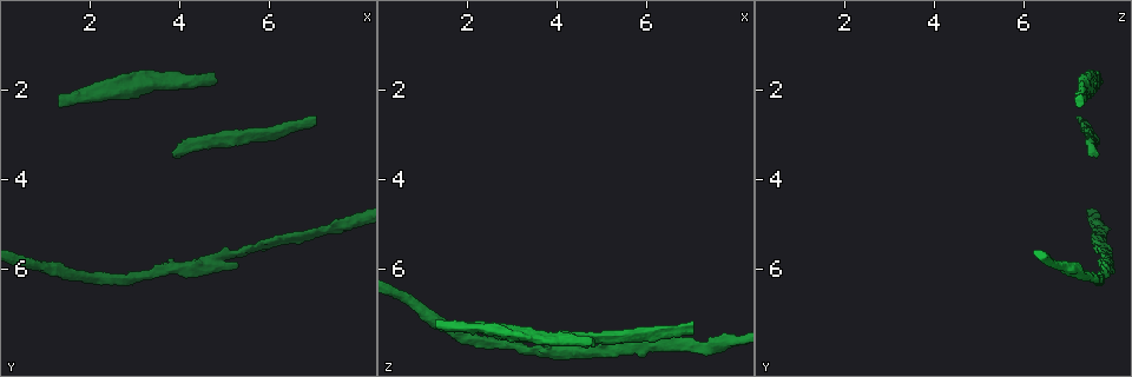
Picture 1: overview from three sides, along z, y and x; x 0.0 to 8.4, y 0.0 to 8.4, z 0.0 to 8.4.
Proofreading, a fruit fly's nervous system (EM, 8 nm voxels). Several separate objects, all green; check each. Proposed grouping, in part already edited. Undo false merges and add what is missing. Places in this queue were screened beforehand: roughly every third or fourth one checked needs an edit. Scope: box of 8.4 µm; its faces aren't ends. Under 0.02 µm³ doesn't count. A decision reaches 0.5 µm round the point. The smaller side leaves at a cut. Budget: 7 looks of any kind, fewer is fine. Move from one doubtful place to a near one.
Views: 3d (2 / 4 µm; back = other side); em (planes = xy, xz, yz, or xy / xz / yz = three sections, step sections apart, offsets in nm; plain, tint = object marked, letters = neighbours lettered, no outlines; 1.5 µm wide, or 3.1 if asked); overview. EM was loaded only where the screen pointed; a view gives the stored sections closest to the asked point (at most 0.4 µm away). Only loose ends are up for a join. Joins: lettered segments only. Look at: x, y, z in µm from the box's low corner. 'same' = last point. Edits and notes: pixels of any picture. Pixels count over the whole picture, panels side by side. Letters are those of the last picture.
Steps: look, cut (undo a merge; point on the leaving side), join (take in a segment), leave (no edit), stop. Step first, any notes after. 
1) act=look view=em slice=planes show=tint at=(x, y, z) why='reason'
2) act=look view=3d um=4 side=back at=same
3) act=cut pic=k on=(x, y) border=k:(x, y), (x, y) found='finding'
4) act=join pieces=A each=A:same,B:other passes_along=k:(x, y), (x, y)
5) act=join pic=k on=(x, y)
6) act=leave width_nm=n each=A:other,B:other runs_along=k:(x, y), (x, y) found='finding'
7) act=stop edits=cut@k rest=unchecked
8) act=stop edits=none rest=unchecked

act=look view=3d um=4 at=(4.80, 1.85, 7.70) why='branch stops here'

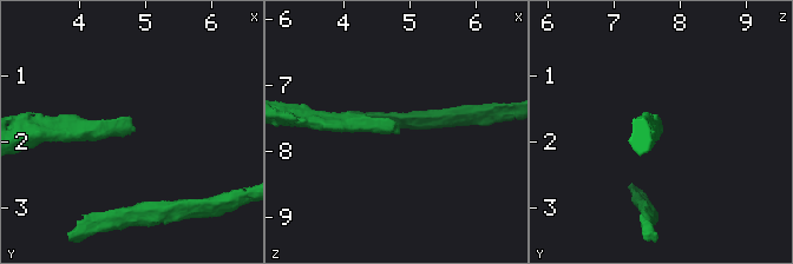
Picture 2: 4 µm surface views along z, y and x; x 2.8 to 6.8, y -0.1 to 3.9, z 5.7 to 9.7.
act=look view=em slice=planes show=letters at=(4.80, 1.85, 7.75) why='now the EM'

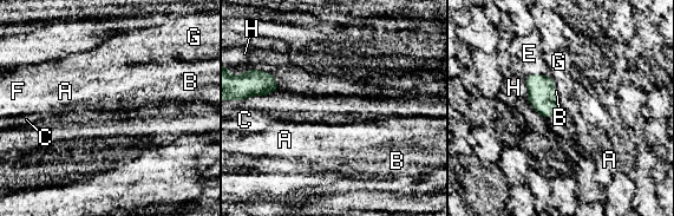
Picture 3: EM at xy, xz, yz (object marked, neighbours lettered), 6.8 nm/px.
act=leave width_nm=160 each=A:other,B:other,C:other,E:other,F:other,G:other,H:other found='none of them fits'

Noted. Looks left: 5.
act=look view=em slice=yz step=8 show=letters at=(1.30, 2.40, 7.15) why='an open end'

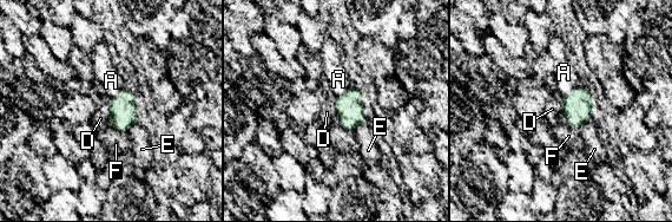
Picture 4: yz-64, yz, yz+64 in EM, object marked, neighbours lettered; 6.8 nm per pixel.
act=look view=em slice=planes show=letters at=same why='another direction'

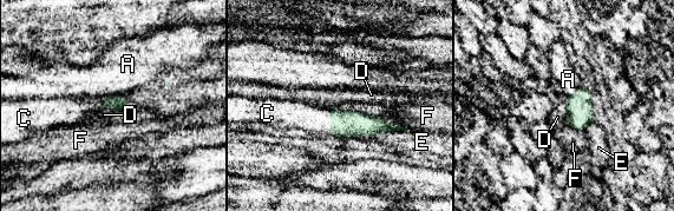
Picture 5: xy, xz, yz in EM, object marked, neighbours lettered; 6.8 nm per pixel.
act=join pieces=C width_nm=140 each=A:other,C:same,D:other,E:other,F:other passes_along=5:(342, 123), (331, 122), (314, 118) found='it goes on there'

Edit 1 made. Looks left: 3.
act=stop edits=join@5 rest=unchecked

